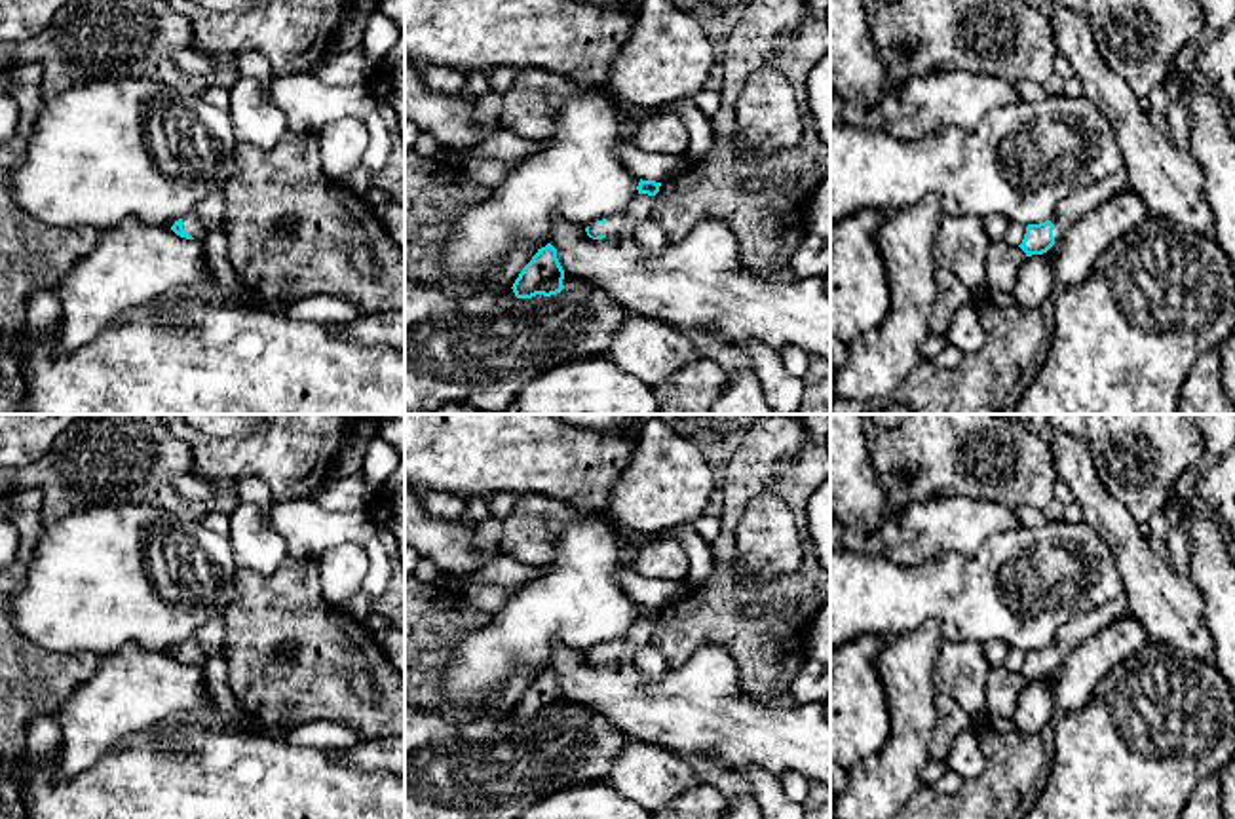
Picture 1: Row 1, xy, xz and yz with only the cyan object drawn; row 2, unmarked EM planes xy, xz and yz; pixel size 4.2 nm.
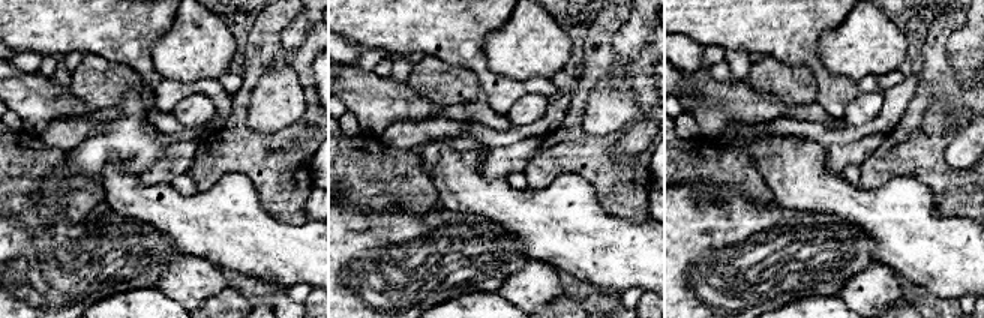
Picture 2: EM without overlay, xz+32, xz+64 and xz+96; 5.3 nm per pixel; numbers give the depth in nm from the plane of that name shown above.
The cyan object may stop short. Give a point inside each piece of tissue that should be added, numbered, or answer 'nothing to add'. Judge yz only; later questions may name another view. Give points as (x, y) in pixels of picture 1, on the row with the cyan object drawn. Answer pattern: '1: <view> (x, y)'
1: yz (1083, 200)

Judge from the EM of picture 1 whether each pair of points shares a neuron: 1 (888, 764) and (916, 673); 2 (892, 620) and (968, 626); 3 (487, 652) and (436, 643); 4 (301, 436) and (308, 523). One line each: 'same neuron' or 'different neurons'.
1: same neuron
2: same neuron
3: different neurons
4: different neurons

